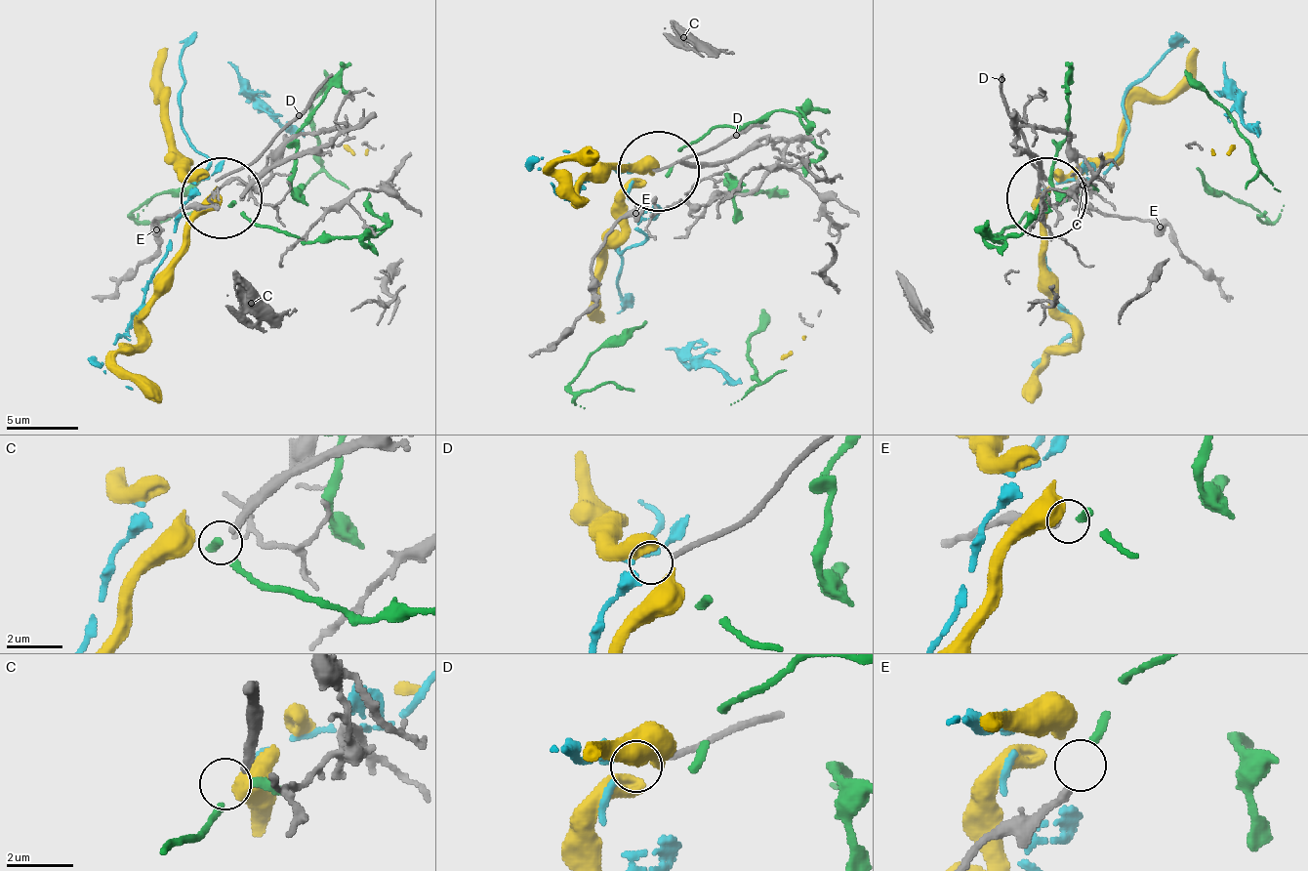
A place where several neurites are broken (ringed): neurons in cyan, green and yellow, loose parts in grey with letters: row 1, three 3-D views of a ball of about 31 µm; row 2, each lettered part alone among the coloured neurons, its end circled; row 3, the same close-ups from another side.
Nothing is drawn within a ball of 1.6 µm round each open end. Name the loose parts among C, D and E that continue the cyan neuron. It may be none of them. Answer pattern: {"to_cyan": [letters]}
{"to_cyan": ["D"]}

